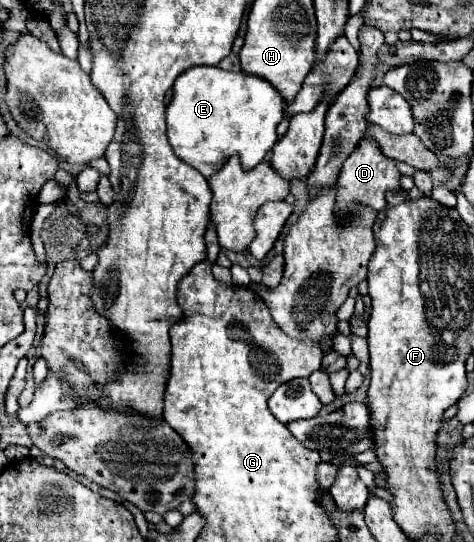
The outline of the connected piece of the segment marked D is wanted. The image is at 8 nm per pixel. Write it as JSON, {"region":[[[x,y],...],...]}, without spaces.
{"region":[[[362,140],[358,144],[358,148],[348,156],[348,160],[342,166],[342,172],[338,176],[338,186],[336,186],[336,204],[334,204],[334,214],[336,218],[344,224],[348,222],[352,216],[358,212],[358,206],[354,204],[362,204],[362,206],[370,206],[372,210],[380,212],[386,208],[386,198],[384,194],[388,190],[398,190],[400,188],[400,172],[396,168],[396,162],[386,158],[380,148],[376,146],[376,142],[372,140]]]}

